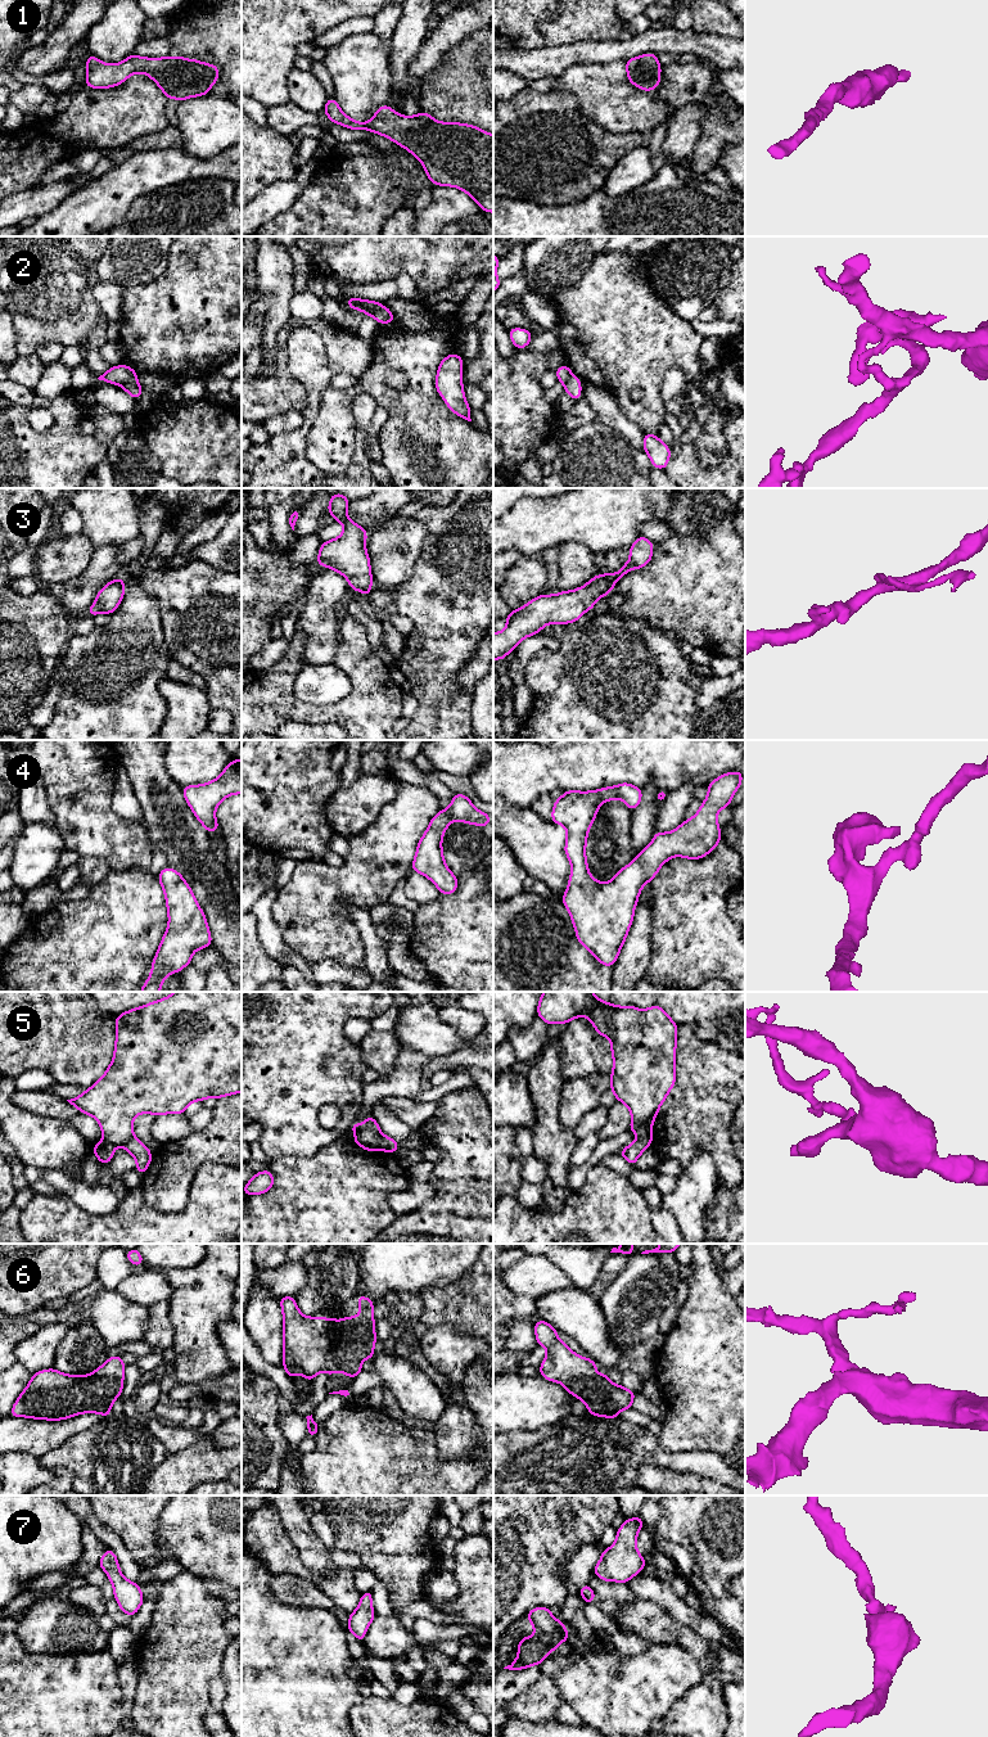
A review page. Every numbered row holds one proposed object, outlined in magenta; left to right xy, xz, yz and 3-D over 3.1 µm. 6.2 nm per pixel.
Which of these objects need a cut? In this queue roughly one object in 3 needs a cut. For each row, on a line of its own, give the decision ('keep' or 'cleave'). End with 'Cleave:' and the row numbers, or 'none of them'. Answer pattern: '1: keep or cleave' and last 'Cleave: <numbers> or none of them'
1: keep
2: cleave
3: keep
4: keep
5: cleave
6: keep
7: keep
Cleave: 2, 5

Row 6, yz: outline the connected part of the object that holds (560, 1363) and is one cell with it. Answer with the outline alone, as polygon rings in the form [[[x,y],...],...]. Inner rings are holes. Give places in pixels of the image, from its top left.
[[[543,1319],[536,1322],[534,1334],[537,1344],[547,1350],[540,1375],[563,1384],[567,1393],[587,1406],[590,1416],[617,1418],[622,1409],[632,1408],[636,1391],[614,1385],[604,1372],[596,1376],[596,1363],[572,1352],[550,1323]]]

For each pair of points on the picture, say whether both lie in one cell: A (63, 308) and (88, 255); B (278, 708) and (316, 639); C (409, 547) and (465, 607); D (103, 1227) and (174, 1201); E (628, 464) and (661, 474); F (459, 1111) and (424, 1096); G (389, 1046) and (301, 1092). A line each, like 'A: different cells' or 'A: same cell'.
A: same cell
B: different cells
C: different cells
D: different cells
E: different cells
F: different cells
G: different cells

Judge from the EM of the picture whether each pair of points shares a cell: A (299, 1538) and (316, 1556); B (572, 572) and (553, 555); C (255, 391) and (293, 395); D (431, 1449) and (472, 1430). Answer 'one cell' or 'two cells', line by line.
A: one cell
B: two cells
C: one cell
D: two cells

